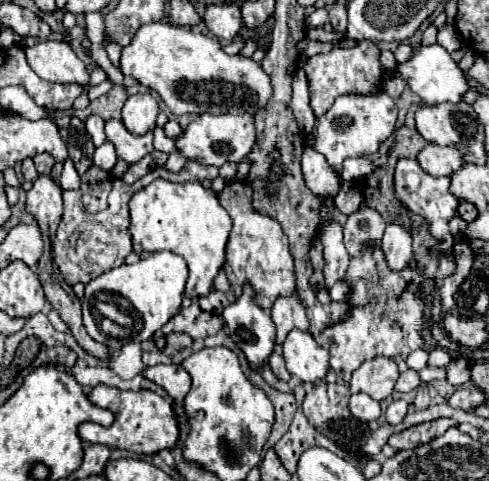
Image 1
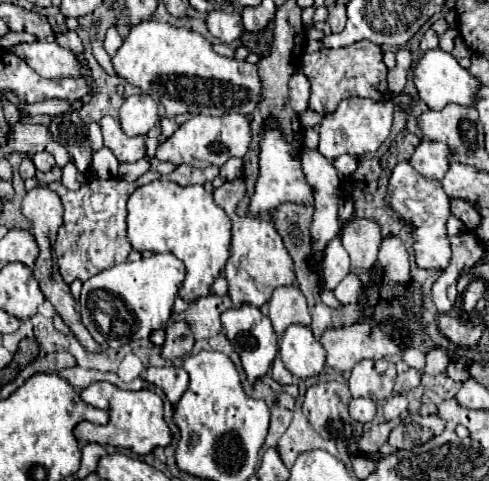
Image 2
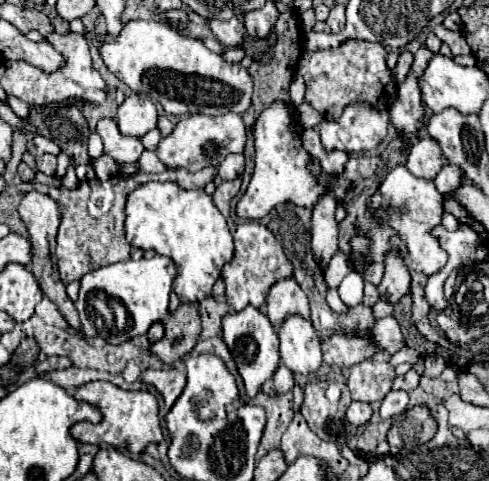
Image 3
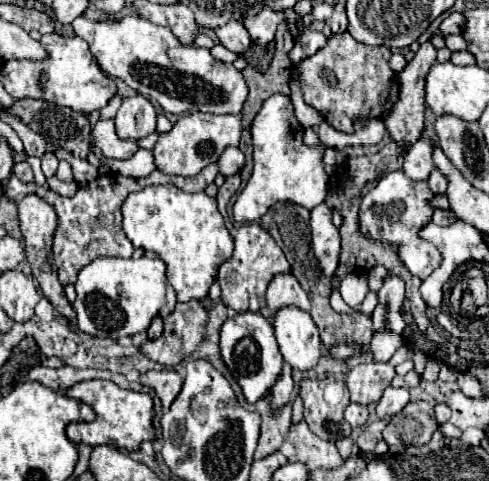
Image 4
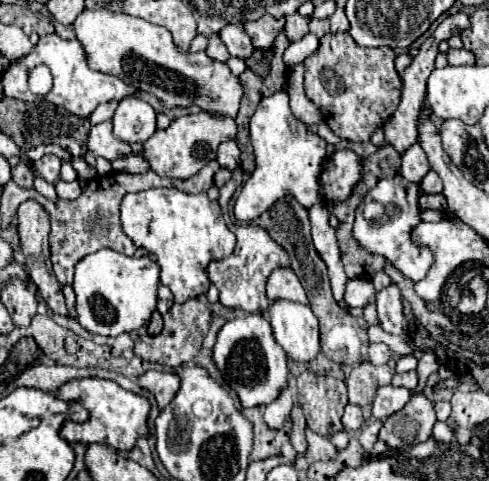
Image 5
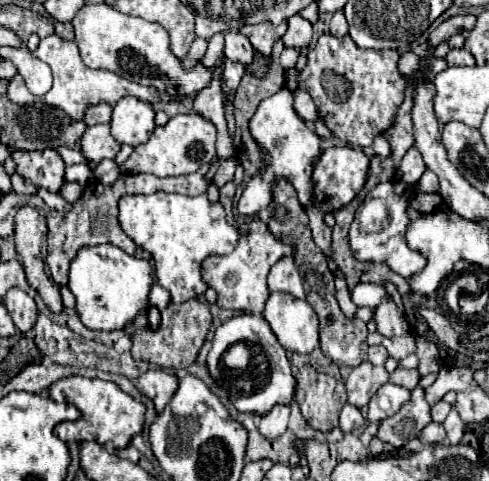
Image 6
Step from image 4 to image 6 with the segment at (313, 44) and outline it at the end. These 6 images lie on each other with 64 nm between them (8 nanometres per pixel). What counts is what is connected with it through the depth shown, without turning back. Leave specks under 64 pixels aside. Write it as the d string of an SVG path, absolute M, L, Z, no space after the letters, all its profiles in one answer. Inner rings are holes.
M284 48L282 56L280 56L280 62L282 62L284 68L294 68L298 56L300 56L300 52L296 48Z

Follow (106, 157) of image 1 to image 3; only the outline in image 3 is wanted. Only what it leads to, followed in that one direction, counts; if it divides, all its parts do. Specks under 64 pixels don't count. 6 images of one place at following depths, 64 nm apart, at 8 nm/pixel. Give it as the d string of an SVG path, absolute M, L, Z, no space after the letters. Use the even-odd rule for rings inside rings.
M102 154L100 158L96 158L92 166L94 166L94 172L96 172L98 180L108 180L110 176L118 174L118 162L108 154Z

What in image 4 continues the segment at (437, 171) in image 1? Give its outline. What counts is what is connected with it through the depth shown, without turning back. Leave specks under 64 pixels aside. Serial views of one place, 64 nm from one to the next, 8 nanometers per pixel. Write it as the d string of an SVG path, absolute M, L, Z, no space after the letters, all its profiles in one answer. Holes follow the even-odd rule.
M420 138L416 144L412 144L404 158L404 172L412 180L428 180L430 172L436 168L432 160L434 142L428 138Z

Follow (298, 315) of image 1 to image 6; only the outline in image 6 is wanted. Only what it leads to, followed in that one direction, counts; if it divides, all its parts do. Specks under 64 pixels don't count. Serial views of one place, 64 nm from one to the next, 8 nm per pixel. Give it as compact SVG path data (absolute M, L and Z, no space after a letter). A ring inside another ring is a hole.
M292 256L282 258L280 262L274 264L274 268L268 274L268 290L270 292L288 292L300 300L306 298L302 278L294 266Z

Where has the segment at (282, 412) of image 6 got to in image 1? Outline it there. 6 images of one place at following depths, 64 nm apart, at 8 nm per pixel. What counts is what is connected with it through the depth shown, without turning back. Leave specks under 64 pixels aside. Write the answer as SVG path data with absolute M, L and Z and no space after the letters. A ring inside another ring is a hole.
M272 352L270 354L270 358L268 358L268 366L272 368L272 372L280 378L280 380L290 380L290 374L288 374L288 370L286 370L286 366L284 366L284 358L282 358L282 354L280 352Z

